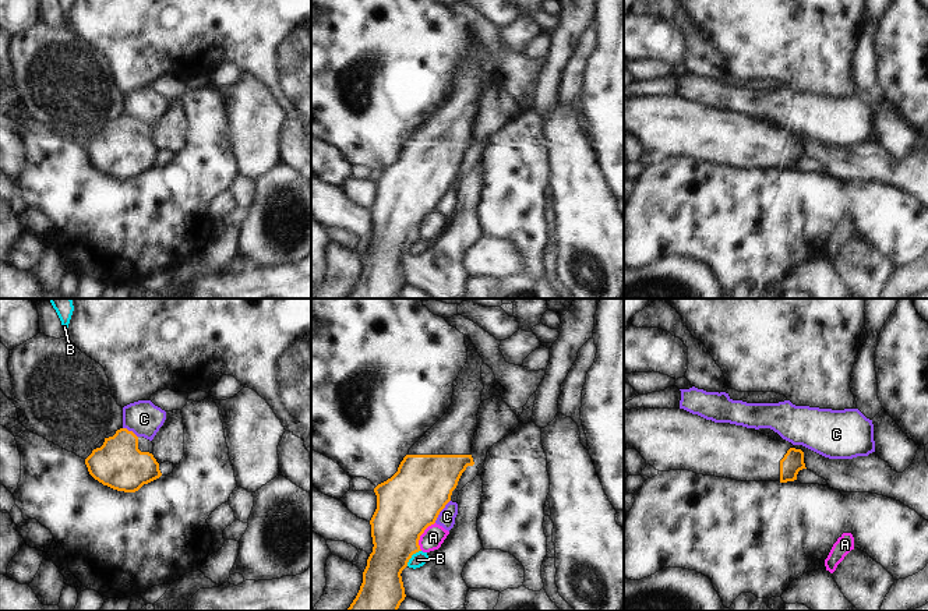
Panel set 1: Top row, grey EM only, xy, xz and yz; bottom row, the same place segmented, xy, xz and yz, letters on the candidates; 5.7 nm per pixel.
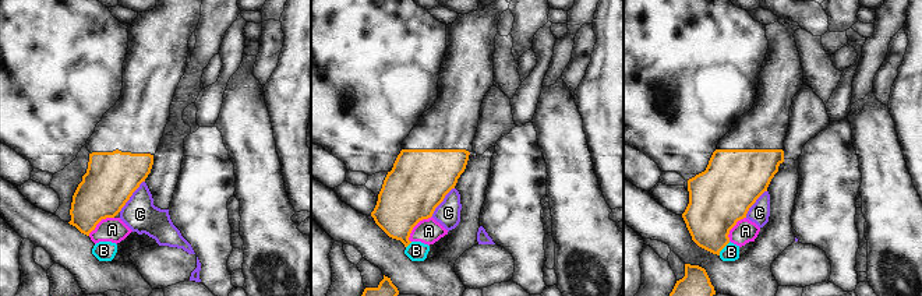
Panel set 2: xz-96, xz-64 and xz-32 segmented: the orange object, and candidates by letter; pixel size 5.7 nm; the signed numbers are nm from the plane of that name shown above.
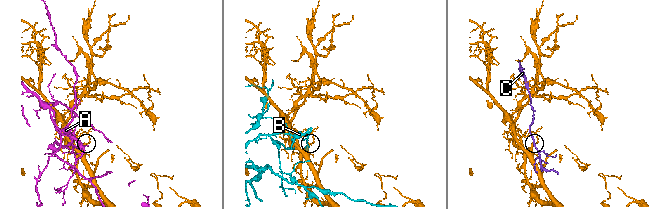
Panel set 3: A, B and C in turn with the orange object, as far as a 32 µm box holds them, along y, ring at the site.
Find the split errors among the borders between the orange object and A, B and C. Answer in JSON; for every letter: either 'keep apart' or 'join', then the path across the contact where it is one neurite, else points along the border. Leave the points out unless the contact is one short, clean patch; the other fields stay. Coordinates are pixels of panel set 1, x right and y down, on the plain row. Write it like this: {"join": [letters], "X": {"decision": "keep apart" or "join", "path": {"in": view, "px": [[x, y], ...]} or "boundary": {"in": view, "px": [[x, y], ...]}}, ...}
{"join": [], "A": {"decision": "keep apart", "boundary": {"in": "xz", "px": [[434, 209], [420, 223], [420, 237]]}}, "B": {"decision": "keep apart"}, "C": {"decision": "keep apart"}}

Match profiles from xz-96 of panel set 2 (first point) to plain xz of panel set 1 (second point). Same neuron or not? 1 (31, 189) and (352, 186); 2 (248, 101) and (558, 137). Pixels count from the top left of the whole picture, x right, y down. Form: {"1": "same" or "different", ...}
{"1": "same", "2": "same"}

